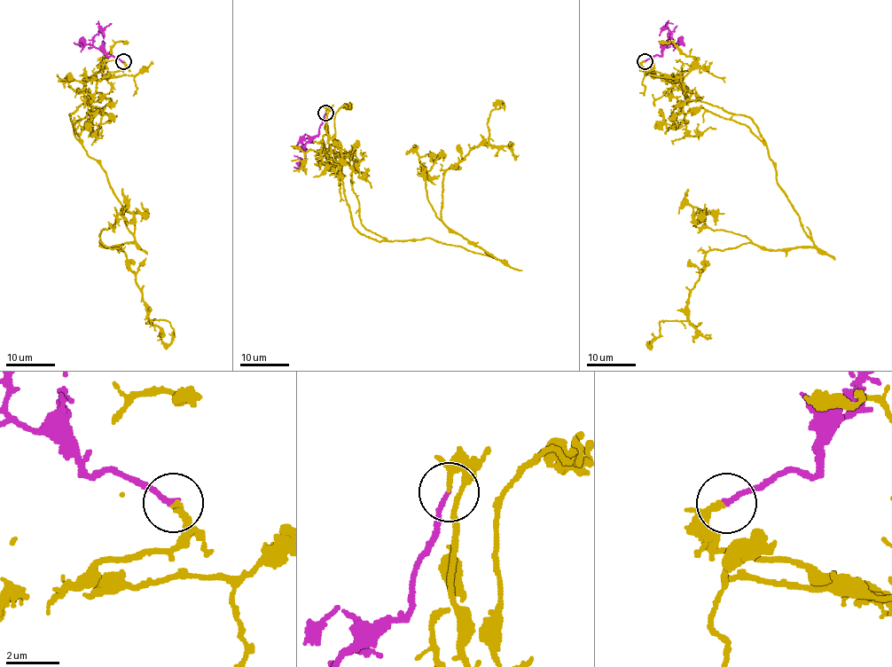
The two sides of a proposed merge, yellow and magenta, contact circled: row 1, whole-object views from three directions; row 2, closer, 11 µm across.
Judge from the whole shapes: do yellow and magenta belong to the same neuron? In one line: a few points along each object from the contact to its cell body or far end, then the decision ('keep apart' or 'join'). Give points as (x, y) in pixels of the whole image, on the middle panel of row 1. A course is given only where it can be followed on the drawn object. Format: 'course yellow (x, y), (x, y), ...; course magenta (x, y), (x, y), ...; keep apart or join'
course yellow (326, 113), (355, 228), (494, 258), (441, 211), (442, 178), (488, 143), (490, 112), (504, 106), (493, 105); course magenta (326, 113), (319, 132), (302, 149), (303, 140), (308, 138), (310, 142); join

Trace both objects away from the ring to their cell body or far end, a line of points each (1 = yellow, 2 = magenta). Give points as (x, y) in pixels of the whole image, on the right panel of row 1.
1: (645, 61), (688, 100), (755, 124), (814, 243), (711, 249), (686, 320), (660, 320), (650, 341)
2: (645, 61), (660, 55), (668, 43), (671, 33), (666, 27), (668, 23), (672, 24)

